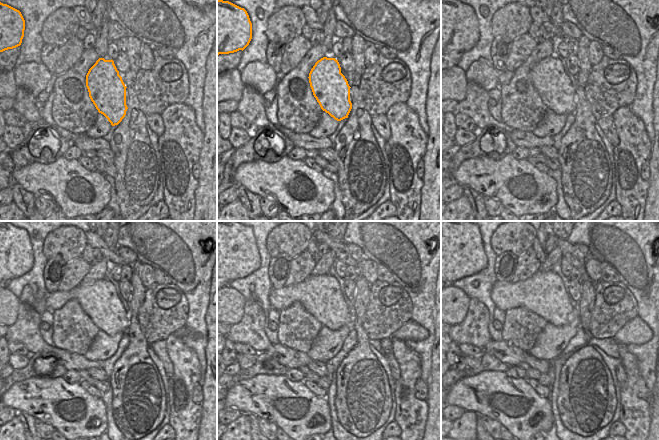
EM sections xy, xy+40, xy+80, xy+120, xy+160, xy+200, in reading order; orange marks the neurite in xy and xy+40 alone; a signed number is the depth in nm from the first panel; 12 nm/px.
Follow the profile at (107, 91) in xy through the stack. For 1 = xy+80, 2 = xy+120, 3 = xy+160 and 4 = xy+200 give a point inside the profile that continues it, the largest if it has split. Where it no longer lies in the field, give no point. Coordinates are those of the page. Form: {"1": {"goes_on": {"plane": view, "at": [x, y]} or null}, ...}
{"1": {"goes_on": {"plane": "xy+80", "at": [553, 85]}}, "2": {"goes_on": {"plane": "xy+120", "at": [100, 302]}}, "3": {"goes_on": {"plane": "xy+160", "at": [320, 295]}}, "4": {"goes_on": {"plane": "xy+200", "at": [544, 294]}}}

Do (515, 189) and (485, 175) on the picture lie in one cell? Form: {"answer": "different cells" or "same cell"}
{"answer": "same cell"}

